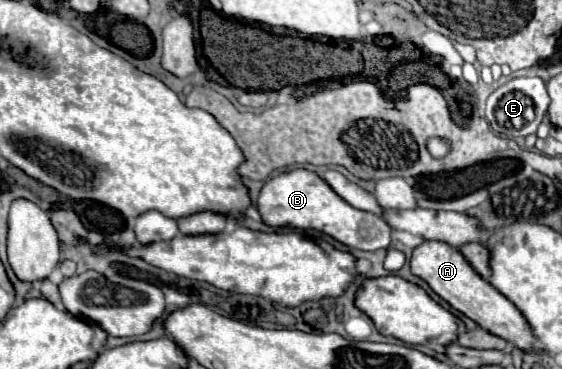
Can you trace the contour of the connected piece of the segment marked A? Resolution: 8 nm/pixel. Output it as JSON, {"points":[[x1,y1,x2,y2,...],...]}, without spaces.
{"points":[[425,239,421,245,413,249,413,255,409,259,411,273,421,277,441,299,445,299,453,309,461,311,469,319,473,319,477,325,487,329,493,335,499,335,507,339,511,345,531,351,535,349,535,337,531,335,529,323,521,315,521,311,505,297,501,295,489,281,479,277,475,269,471,269,469,261,463,257,463,253,443,241,429,241]]}

